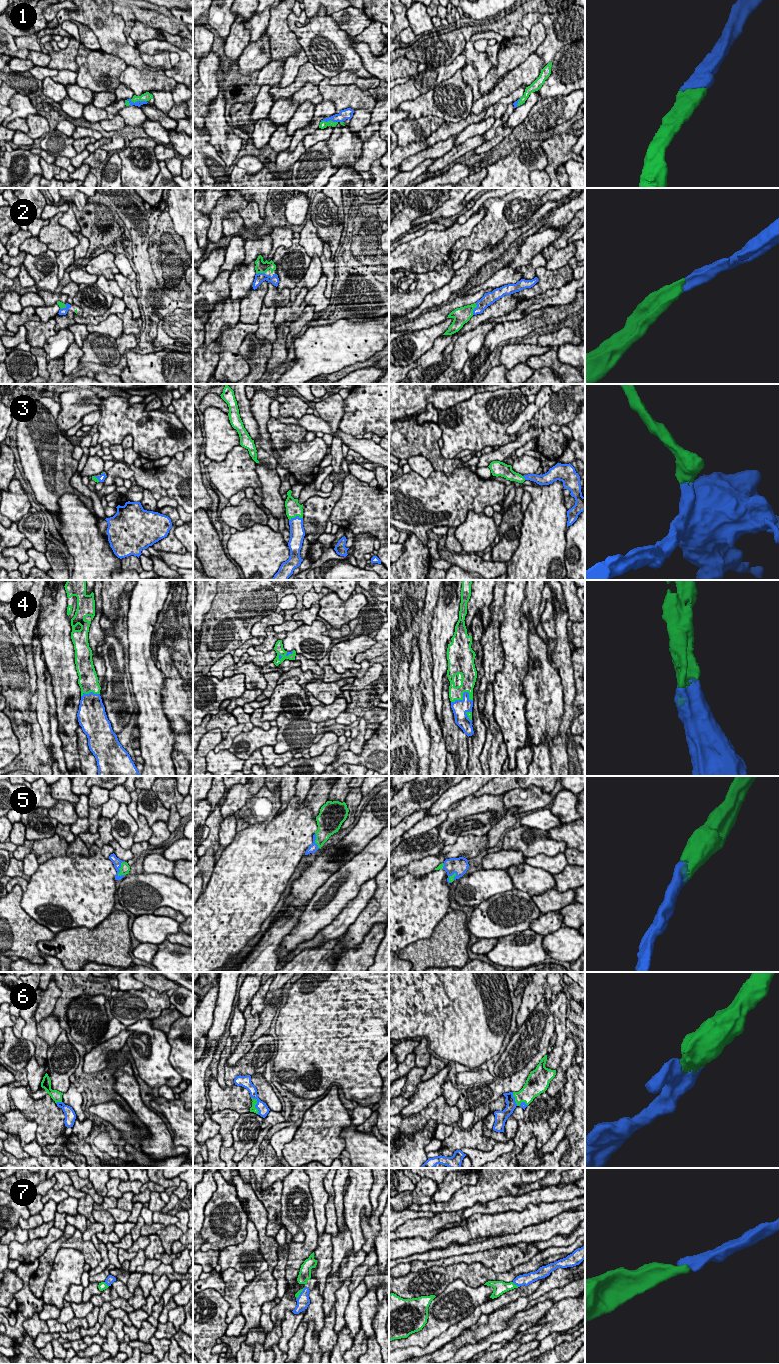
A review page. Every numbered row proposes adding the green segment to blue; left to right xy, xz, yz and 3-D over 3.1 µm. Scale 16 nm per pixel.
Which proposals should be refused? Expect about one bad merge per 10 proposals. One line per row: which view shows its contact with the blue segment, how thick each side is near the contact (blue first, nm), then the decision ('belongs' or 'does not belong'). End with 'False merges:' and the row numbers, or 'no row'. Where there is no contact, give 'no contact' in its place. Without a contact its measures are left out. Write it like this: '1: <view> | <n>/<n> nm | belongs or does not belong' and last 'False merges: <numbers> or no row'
1: xy | 90/140 nm | belongs
2: yz | 180/280 nm | belongs
3: xz | 220/240 nm | belongs
4: yz | 240/220 nm | belongs
5: xy | 130/160 nm | belongs
6: xz | 170/90 nm | belongs
7: yz | 190/200 nm | belongs
False merges: no row

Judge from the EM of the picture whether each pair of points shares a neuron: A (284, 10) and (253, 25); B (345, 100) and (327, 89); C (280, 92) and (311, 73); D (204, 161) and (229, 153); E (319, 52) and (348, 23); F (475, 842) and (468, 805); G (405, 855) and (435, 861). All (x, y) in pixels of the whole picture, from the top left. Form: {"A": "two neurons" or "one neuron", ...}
{"A": "two neurons", "B": "one neuron", "C": "one neuron", "D": "two neurons", "E": "two neurons", "F": "two neurons", "G": "two neurons"}

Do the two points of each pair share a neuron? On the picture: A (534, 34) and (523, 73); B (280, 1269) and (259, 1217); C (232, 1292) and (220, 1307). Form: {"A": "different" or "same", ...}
{"A": "different", "B": "different", "C": "different"}

